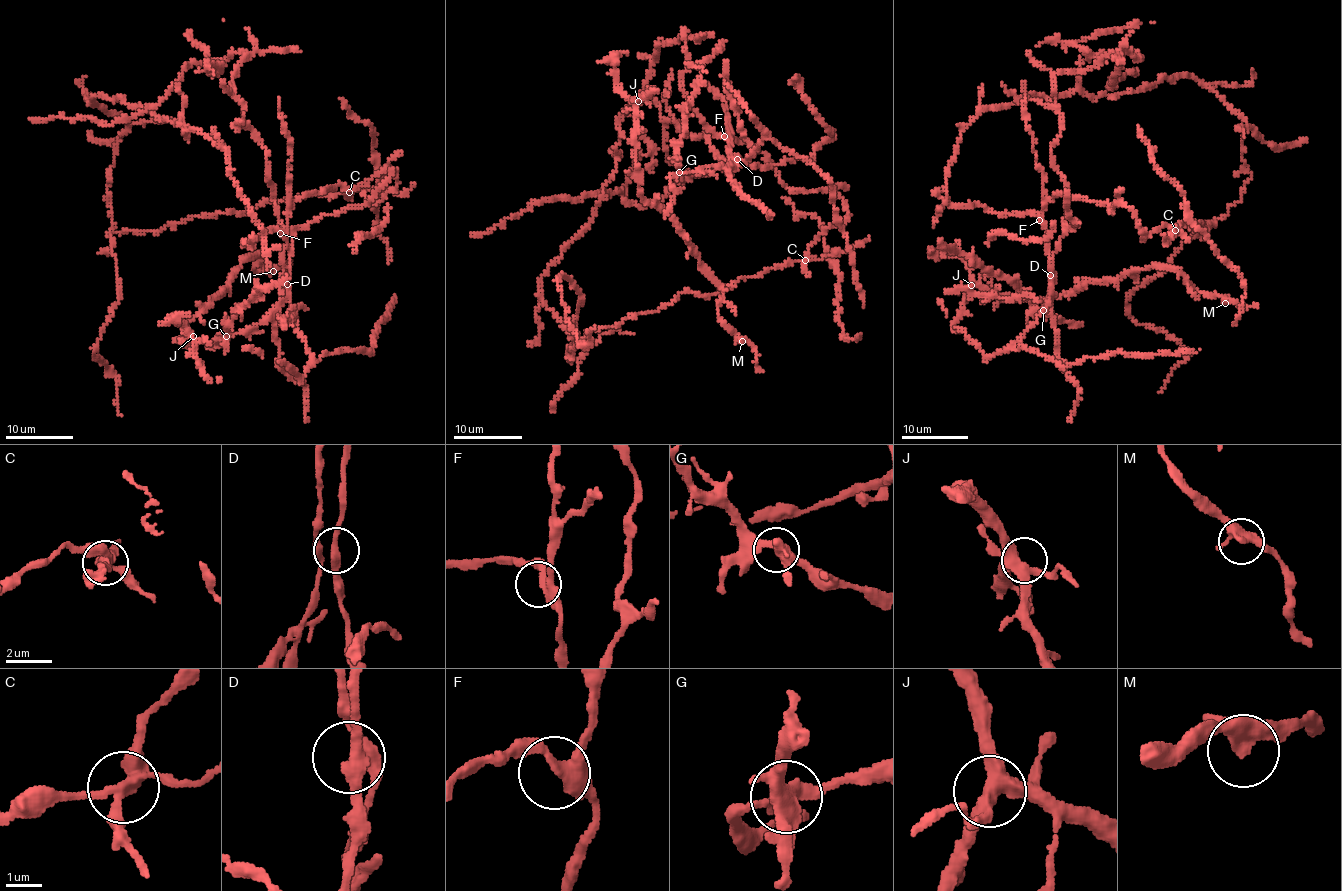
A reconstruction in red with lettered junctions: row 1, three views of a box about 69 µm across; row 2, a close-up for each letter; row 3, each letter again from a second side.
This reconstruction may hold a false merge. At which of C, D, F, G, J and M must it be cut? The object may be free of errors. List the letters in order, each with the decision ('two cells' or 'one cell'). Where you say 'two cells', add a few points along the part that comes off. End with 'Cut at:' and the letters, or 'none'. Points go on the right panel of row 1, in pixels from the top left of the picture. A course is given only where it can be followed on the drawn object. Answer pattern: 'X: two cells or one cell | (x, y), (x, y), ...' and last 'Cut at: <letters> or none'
C: two cells | (1175, 230), (1215, 223), (1127, 299), (1132, 318), (1187, 350), (1159, 391)
D: one cell
F: one cell
G: one cell
J: one cell
M: one cell
Cut at: C

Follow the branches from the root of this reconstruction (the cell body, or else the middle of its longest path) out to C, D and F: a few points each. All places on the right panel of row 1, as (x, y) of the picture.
C: (1075, 196), (1107, 204), (1110, 211), (1117, 203), (1130, 207), (1143, 229), (1144, 239), (1164, 226), (1175, 230)
D: (1075, 196), (1060, 192), (1045, 204), (1043, 226), (1050, 275)
F: (1075, 196), (1056, 194), (1047, 201), (1039, 220)

